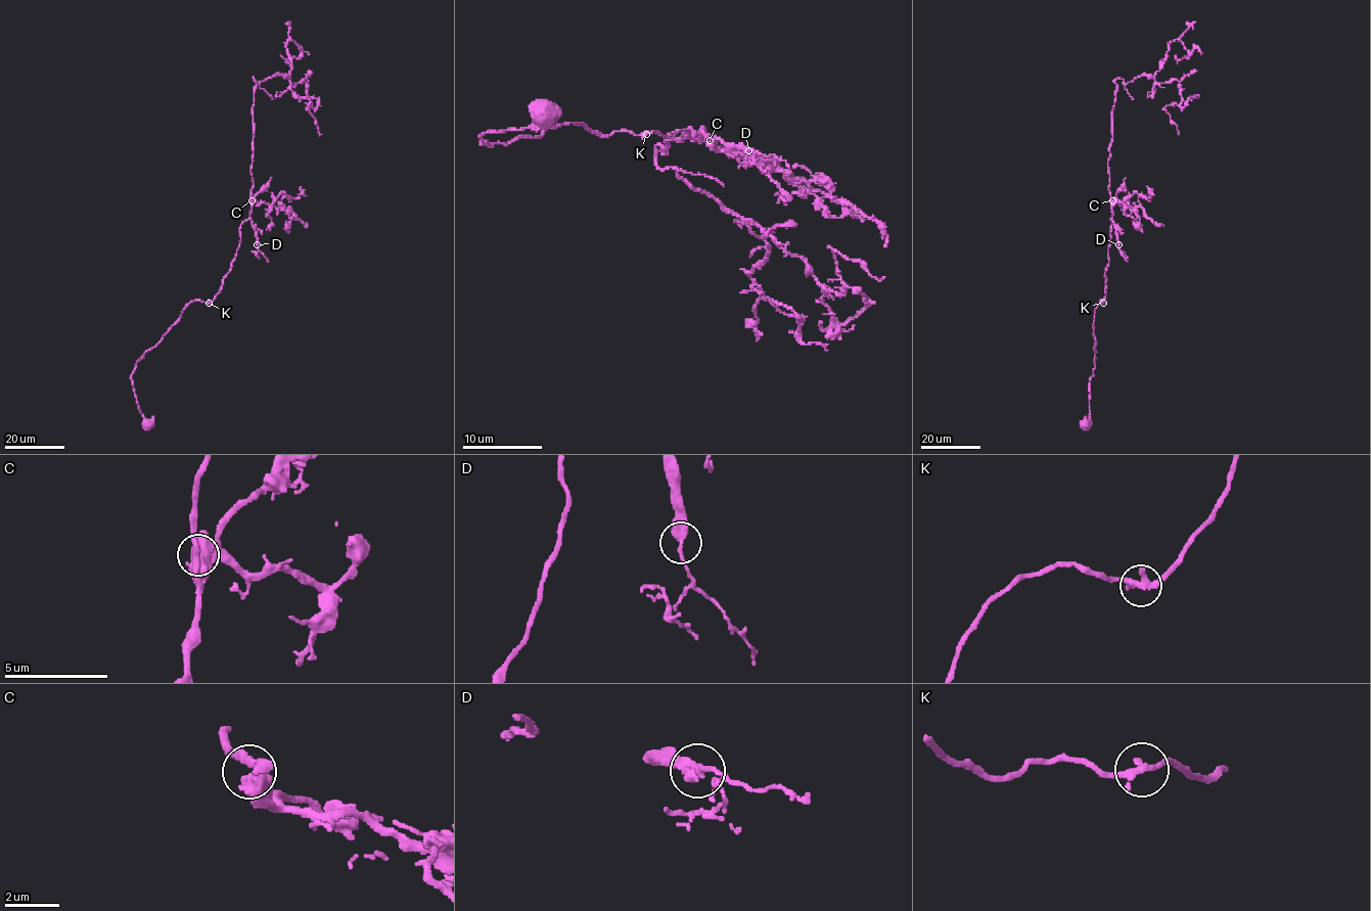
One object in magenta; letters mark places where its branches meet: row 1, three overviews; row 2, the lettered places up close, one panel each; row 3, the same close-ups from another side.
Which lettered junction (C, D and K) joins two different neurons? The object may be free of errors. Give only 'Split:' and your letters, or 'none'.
Split: none

